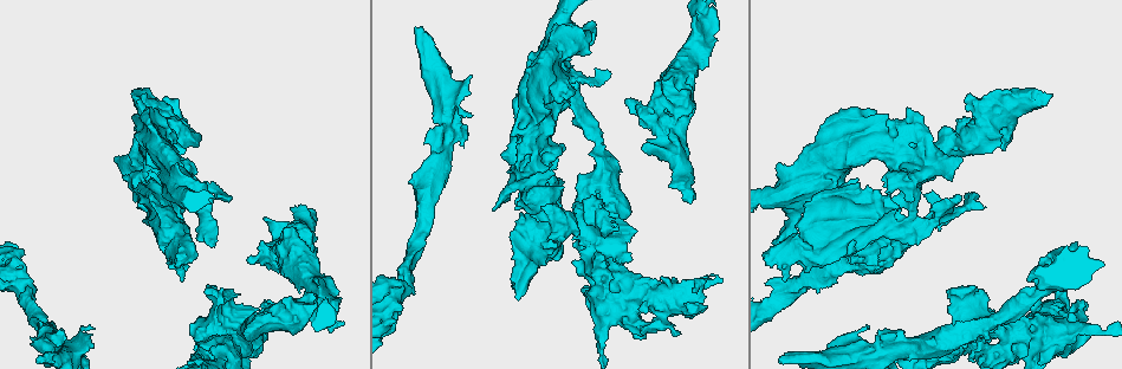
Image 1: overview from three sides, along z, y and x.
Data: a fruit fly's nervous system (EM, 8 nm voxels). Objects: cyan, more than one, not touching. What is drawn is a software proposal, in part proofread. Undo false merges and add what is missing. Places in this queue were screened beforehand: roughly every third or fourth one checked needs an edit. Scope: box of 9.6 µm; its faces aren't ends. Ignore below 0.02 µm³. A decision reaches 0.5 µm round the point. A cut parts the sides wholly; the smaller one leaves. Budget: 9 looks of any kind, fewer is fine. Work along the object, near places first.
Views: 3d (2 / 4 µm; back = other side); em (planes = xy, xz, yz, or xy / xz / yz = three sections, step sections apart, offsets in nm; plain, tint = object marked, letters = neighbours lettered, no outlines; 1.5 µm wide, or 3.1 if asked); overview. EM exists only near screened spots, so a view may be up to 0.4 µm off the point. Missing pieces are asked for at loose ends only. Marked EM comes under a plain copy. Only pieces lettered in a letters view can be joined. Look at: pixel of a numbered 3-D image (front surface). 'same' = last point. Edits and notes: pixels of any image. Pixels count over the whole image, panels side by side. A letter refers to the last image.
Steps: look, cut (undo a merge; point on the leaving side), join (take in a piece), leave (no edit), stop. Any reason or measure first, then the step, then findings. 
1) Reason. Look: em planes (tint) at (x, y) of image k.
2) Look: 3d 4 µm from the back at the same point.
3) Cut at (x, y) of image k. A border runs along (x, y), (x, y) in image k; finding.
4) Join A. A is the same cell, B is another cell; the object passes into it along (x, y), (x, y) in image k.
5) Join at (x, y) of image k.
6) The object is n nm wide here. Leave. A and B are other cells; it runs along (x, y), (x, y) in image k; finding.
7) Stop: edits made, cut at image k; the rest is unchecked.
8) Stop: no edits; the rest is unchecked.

Calibre changes. Look: em 3.1 µm planes (tint) at (509, 191) of image 1.

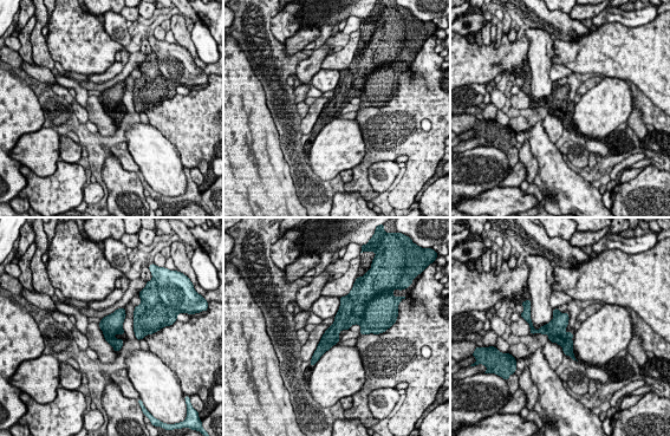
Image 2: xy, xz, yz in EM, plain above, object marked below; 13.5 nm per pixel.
Look: em 3.1 µm planes (letters) at the same point.

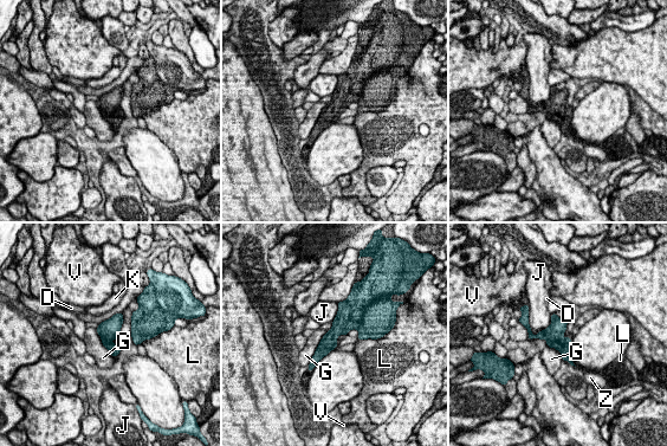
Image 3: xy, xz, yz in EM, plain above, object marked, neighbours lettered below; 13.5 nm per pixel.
The object is 220 nm wide here. Leave. D, G, J, K, L, V and Z are other cells; a border runs along (328, 331), (308, 364) in image 3; all the same neuron.

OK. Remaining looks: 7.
Free end. Look: em planes (letters) at (844, 335) of image 1.

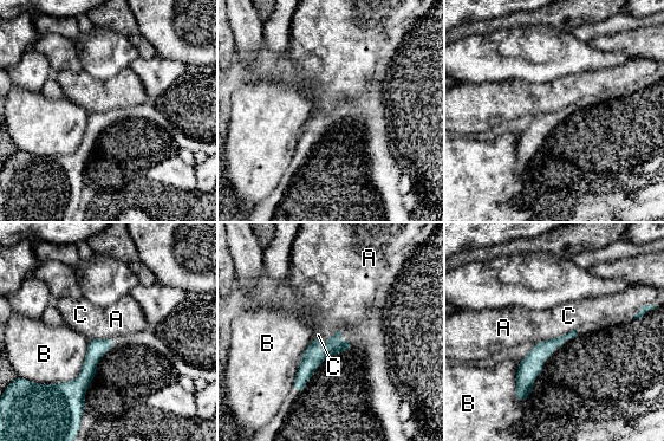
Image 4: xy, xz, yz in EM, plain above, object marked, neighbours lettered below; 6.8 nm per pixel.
Leave. A, B and C are other cells; none of them fits.

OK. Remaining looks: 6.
Stops while still wide. Look: 3d 4 µm from the back at (517, 295) of image 1.

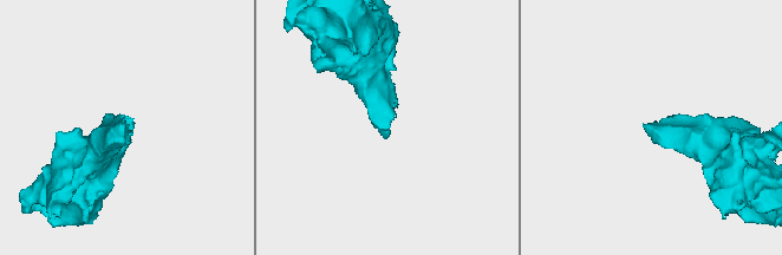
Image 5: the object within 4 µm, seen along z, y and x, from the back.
Look: em planes (letters) at (124, 125) of image 5.

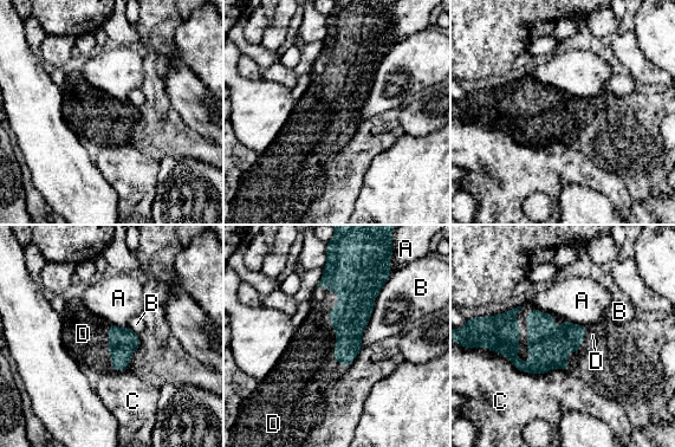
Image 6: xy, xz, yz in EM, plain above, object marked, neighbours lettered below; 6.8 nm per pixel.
The longest contact is with C, 750 nm. Join D. D is the same cell, A, B and C are other cells; the neuron continues.

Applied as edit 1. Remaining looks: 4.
An open end. Look: 3d 4 µm at (852, 264) of image 1.

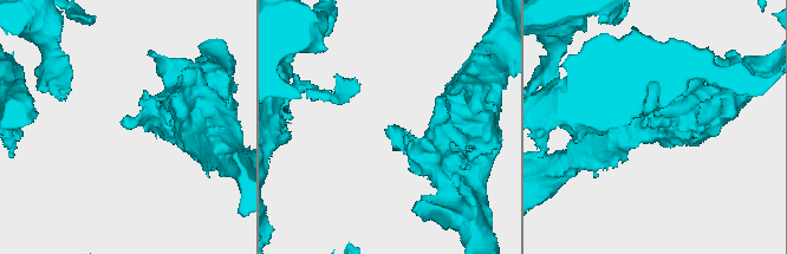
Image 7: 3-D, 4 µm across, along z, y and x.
Now the EM. Look: em yz step 4 (tint) at (124, 123) of image 7.

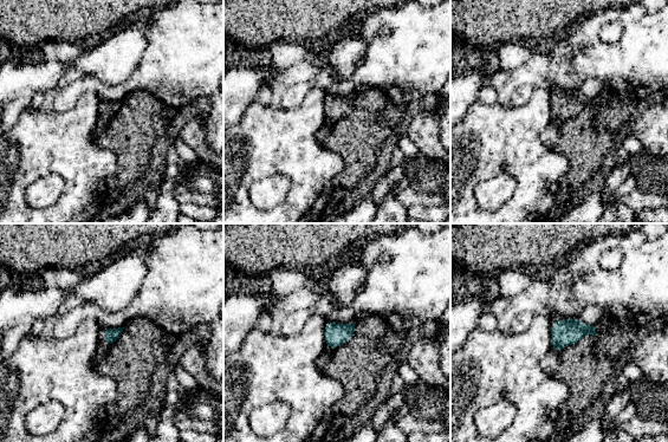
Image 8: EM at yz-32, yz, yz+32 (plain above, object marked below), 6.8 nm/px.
Look: em planes (letters) at the same point.

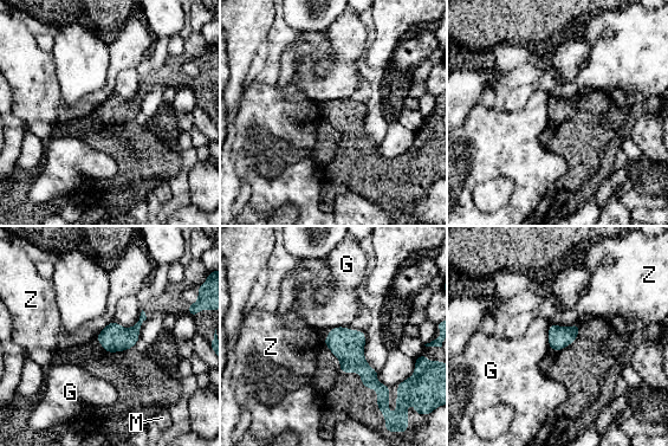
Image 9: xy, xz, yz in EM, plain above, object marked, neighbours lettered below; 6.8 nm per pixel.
Leave. G, M and Z are other cells; a border runs along (577, 322), (571, 325), (550, 324) in image 9; no lettered piece goes on from it.

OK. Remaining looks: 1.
Stop: edits made, join at image 6; the rest is unchecked.

